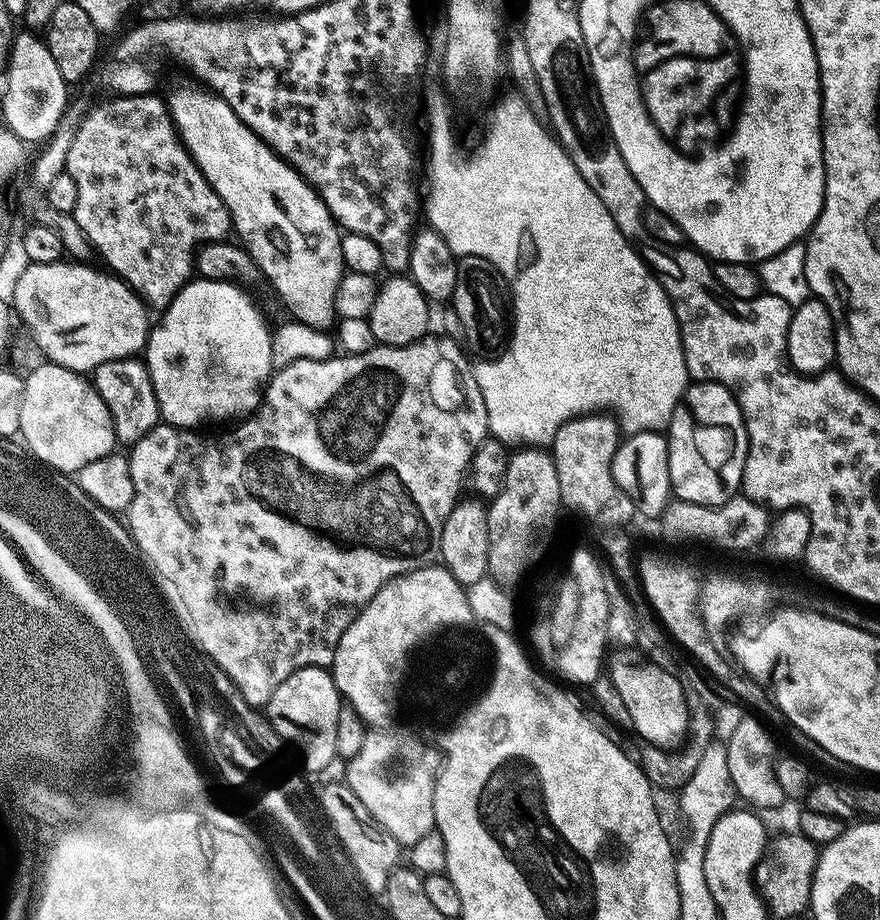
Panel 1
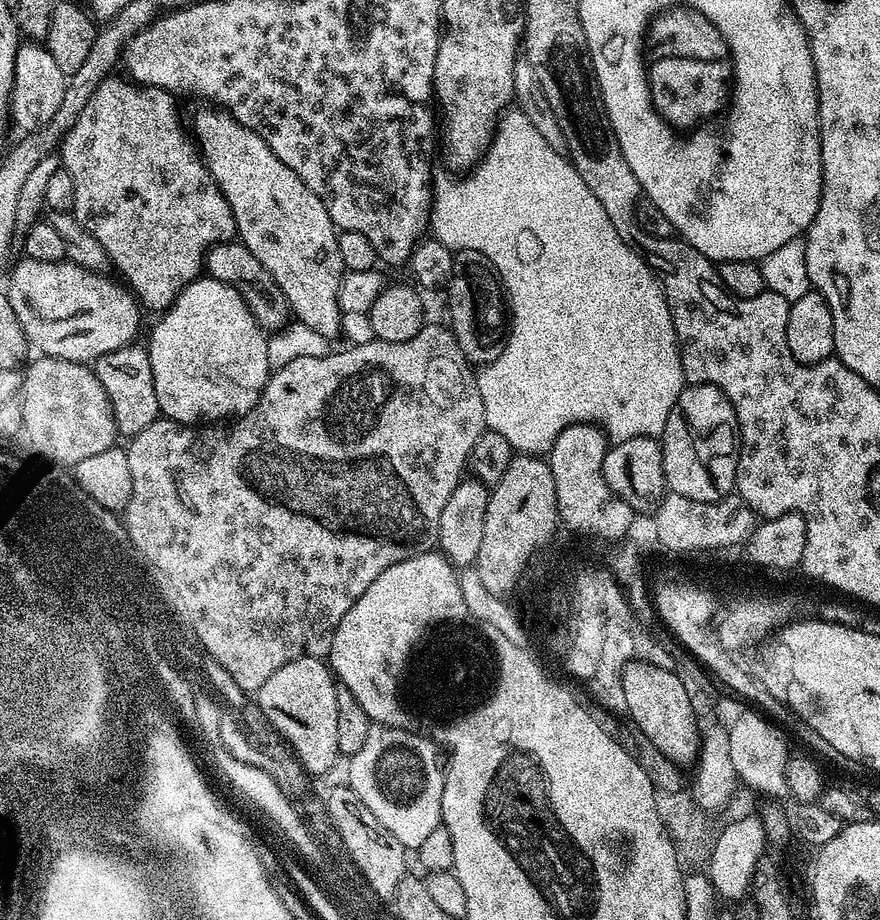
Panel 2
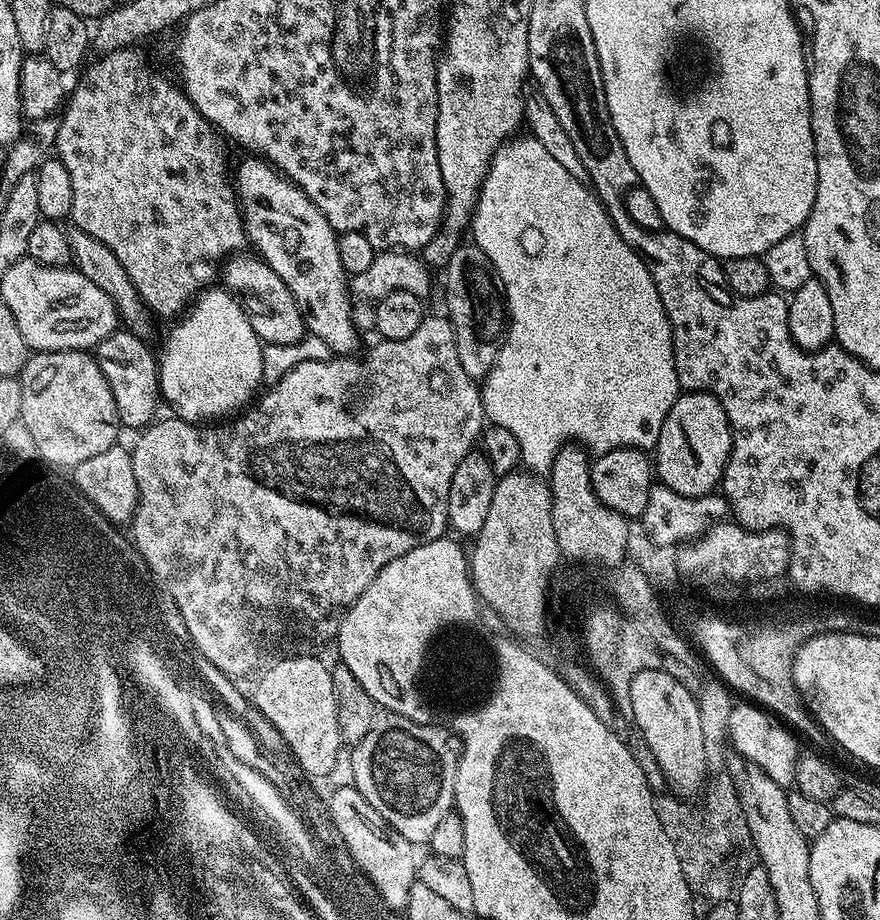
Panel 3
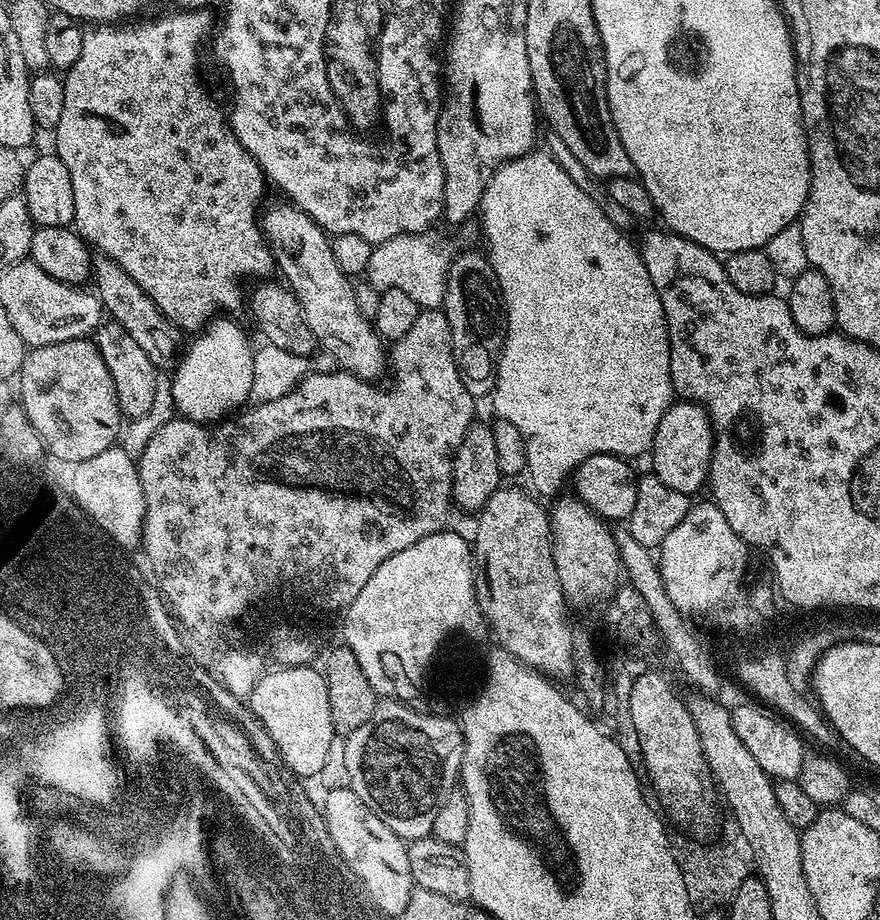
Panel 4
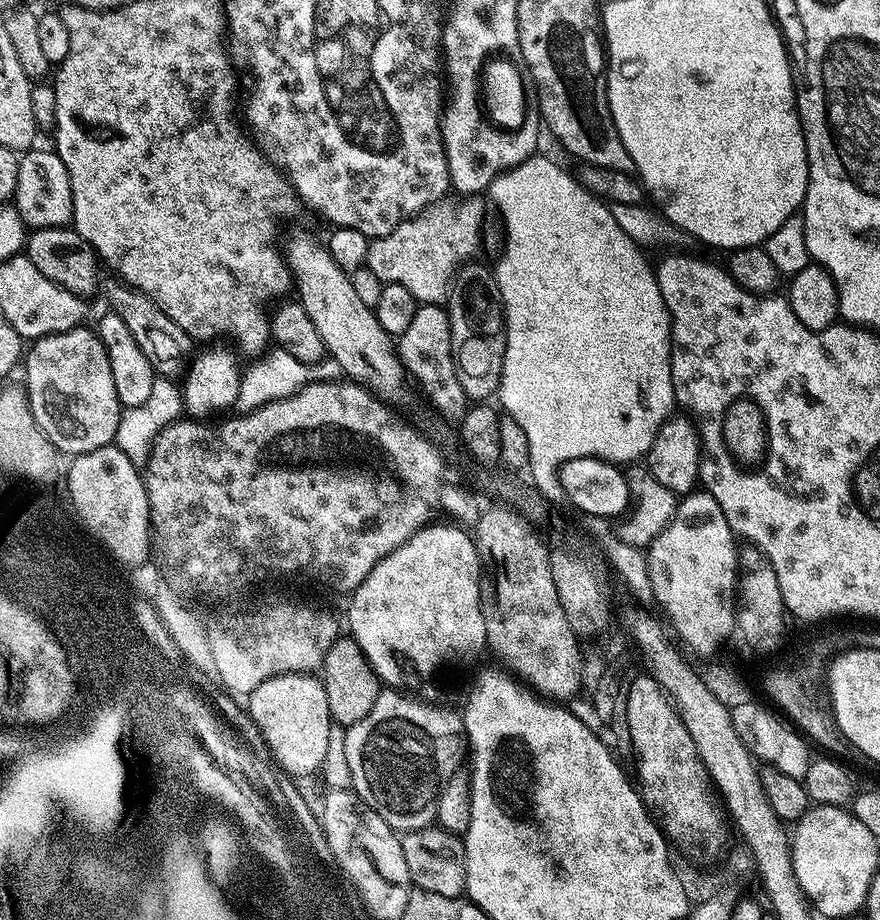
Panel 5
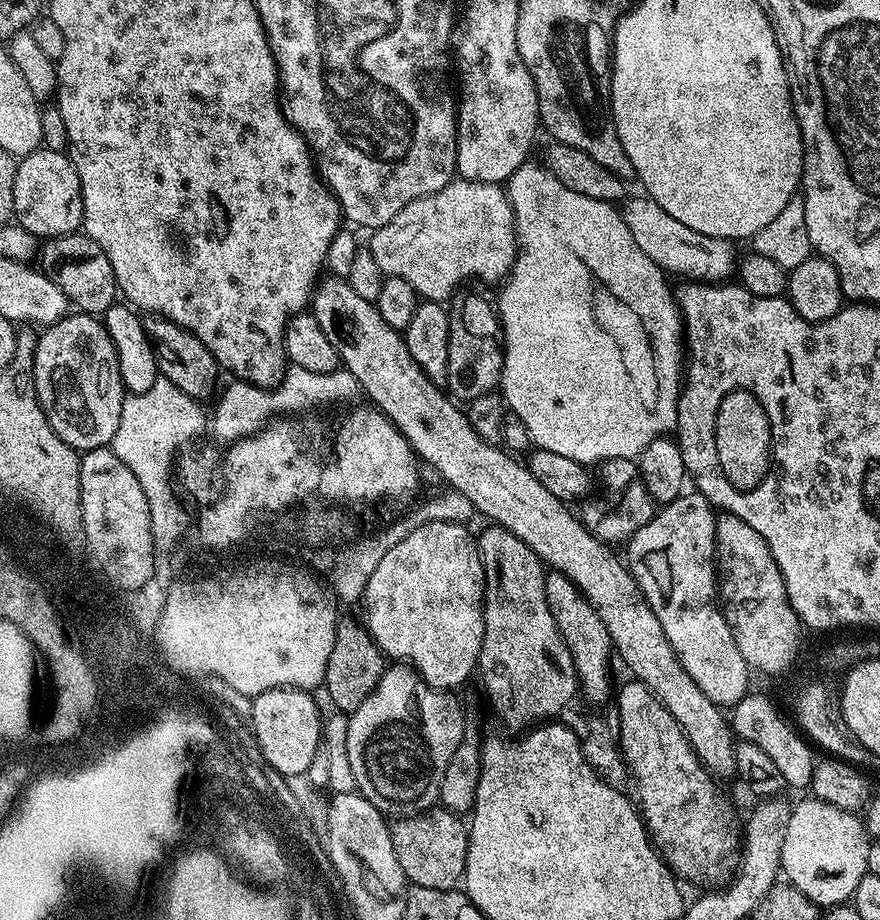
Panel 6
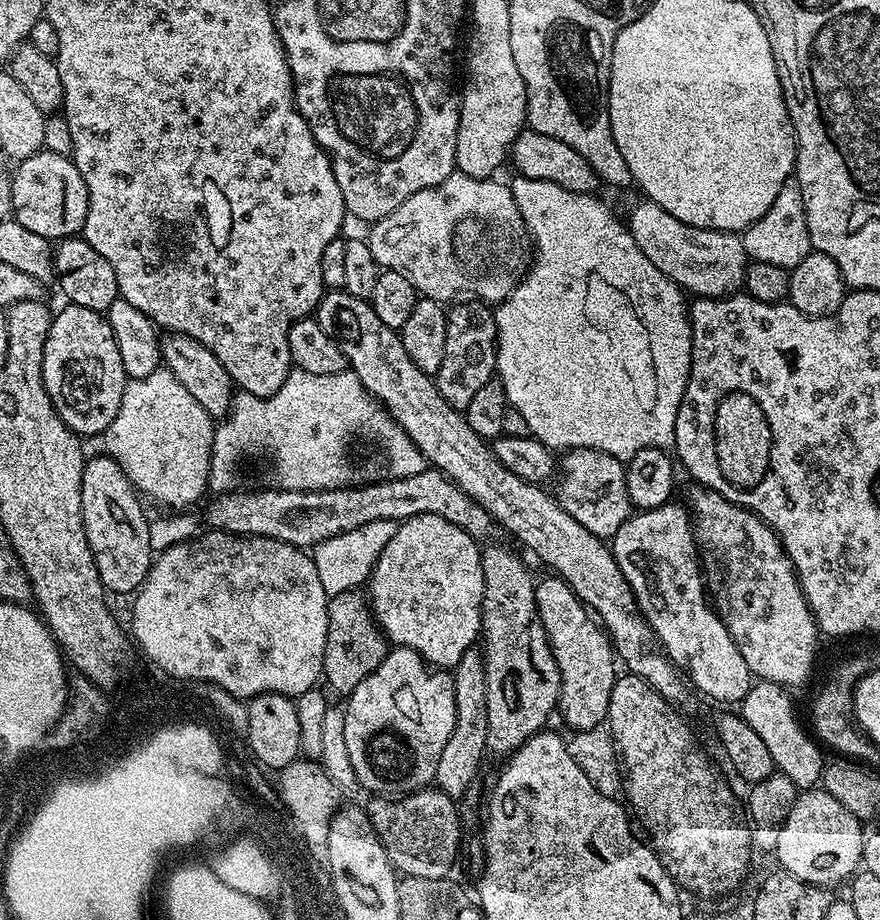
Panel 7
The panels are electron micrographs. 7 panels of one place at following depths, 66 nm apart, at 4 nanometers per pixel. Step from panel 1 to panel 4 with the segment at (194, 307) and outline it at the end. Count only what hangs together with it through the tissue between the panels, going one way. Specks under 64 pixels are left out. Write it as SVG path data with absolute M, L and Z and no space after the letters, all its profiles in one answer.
M218 318L211 321L193 340L190 348L185 349L175 372L174 382L171 383L172 401L175 409L187 420L196 423L212 424L227 417L234 408L239 409L244 400L251 395L253 384L253 358L255 356L253 345L245 332L232 320L232 318Z

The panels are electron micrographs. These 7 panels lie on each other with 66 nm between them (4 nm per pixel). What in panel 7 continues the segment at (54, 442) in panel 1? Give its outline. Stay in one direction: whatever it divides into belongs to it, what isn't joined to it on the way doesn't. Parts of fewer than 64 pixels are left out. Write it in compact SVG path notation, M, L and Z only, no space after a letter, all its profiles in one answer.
M65 303L61 312L57 311L52 318L52 325L46 334L46 346L42 354L42 382L58 418L66 422L66 426L81 438L99 437L118 414L118 406L122 402L124 386L129 378L124 373L122 354L118 354L118 342L114 338L114 330L110 326L107 315L94 310L86 310L86 306Z

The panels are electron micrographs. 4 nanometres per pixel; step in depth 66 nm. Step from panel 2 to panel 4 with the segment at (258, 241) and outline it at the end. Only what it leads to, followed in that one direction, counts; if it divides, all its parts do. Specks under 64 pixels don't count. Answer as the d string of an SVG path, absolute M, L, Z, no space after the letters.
M283 203L270 209L265 216L263 213L262 227L275 267L298 298L302 314L306 314L306 322L310 330L314 330L317 345L343 371L353 372L360 380L379 381L380 371L390 364L385 341L376 333L373 321L358 306L353 281L338 270L329 233L319 228L301 208Z

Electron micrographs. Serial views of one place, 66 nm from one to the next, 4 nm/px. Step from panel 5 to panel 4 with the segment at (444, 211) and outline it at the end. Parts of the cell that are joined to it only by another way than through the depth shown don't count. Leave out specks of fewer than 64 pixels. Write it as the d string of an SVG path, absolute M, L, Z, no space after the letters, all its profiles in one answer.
M410 232L407 236L395 236L375 245L366 273L368 283L381 292L393 288L410 294L410 298L414 298L421 310L440 308L444 303L444 291L448 285L450 256L440 249L440 244L434 237L428 235L424 232Z

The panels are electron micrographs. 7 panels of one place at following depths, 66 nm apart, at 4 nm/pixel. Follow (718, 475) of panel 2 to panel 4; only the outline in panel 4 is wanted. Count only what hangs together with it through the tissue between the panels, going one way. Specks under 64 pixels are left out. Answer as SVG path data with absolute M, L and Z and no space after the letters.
M673 402L669 404L666 414L662 414L662 422L658 422L658 430L652 439L650 457L651 471L670 490L678 490L687 494L695 494L705 487L708 478L708 467L712 465L712 449L714 447L714 425L703 404L691 402Z

